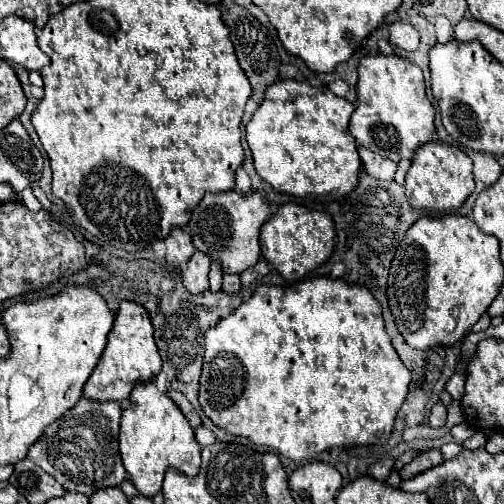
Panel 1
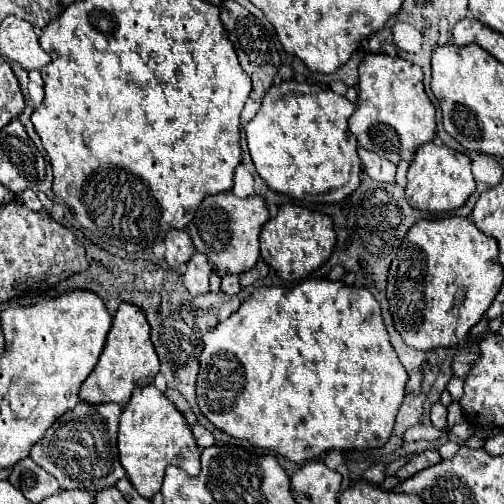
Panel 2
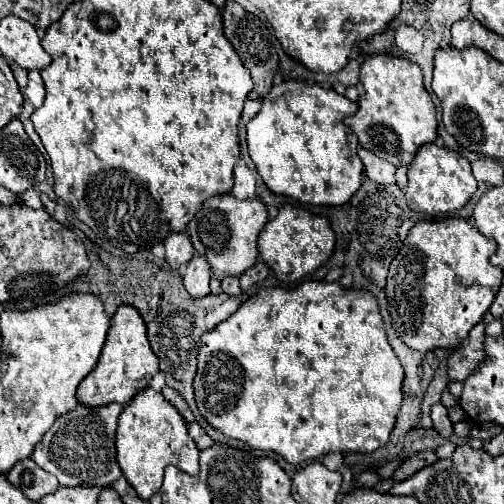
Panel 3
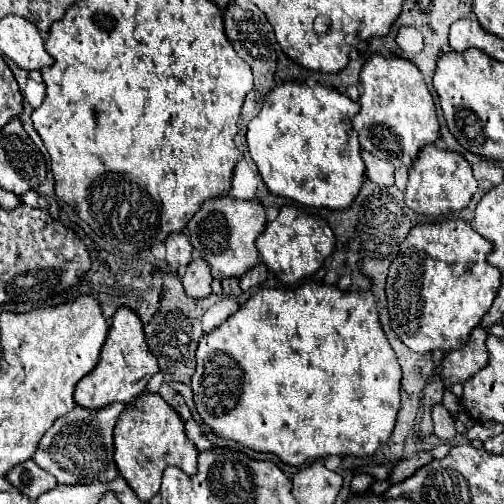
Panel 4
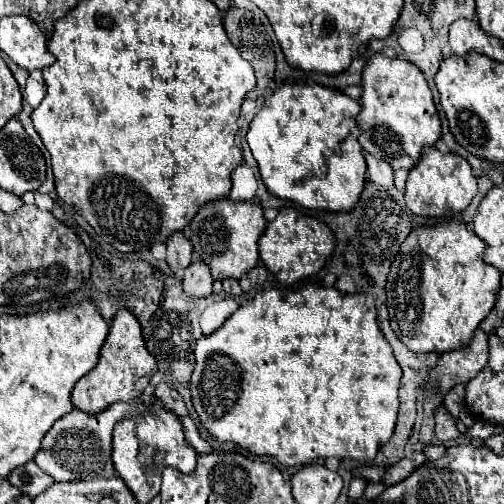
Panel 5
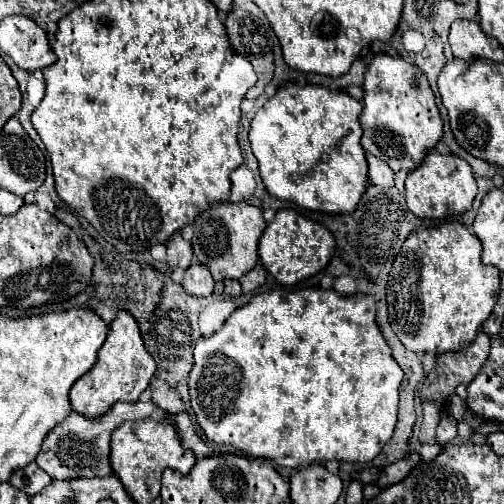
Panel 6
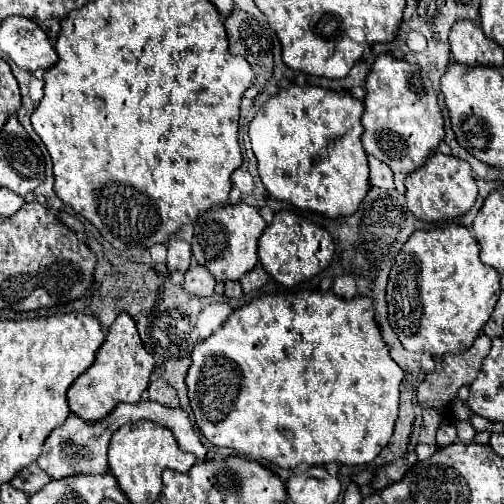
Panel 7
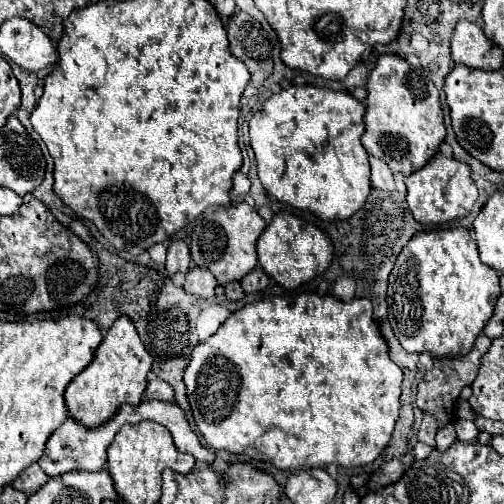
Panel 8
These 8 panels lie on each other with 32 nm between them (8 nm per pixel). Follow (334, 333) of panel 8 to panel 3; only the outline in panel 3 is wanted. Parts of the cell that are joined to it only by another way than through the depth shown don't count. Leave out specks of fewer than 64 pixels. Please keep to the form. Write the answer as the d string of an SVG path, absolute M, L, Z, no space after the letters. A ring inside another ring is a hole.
M308 280L294 288L260 288L228 320L220 322L210 332L204 332L202 348L198 352L198 372L194 380L194 392L198 410L208 420L210 426L214 426L216 430L220 430L230 438L250 444L252 448L272 450L290 464L302 464L308 460L316 460L328 452L372 452L384 446L390 438L396 414L402 404L402 384L404 384L404 368L396 352L392 352L392 346L388 344L388 336L382 324L376 298L368 290L342 288L340 282Z

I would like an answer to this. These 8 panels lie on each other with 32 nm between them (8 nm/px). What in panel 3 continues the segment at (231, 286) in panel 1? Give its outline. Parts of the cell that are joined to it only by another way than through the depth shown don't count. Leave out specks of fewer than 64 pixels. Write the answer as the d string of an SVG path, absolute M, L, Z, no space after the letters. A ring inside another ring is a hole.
M226 276L226 278L222 280L222 292L228 294L228 296L238 296L238 294L240 294L238 278L236 278L236 276Z

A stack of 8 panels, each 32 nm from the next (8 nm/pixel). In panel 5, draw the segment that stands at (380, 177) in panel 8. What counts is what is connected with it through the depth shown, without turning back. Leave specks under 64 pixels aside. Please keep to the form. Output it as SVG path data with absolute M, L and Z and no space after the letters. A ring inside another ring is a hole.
M364 152L364 160L366 160L366 164L368 164L366 176L368 176L370 182L380 184L380 186L384 186L384 188L394 186L394 168L392 168L388 162L384 162L384 160L368 154L368 152Z

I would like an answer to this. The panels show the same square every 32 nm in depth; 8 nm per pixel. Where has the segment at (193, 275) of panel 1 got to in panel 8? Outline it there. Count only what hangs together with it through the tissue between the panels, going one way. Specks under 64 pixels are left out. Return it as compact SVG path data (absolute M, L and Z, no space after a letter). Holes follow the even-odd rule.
M192 266L186 274L186 282L184 282L184 290L188 294L194 294L198 298L212 298L214 296L214 288L216 288L216 278L200 266Z

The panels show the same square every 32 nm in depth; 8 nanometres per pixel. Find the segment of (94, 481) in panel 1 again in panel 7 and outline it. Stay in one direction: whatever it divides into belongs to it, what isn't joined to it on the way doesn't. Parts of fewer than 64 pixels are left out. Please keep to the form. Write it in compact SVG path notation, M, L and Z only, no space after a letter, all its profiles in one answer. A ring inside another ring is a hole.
M148 400L148 402L138 402L138 404L116 404L116 408L106 418L102 418L98 422L86 422L80 416L70 414L62 426L58 426L56 430L50 432L50 436L44 442L42 454L38 456L36 462L50 478L56 478L56 480L60 480L64 476L66 478L76 476L76 474L104 474L104 472L110 472L108 470L108 444L110 444L112 432L118 430L126 422L136 422L136 420L144 420L144 418L168 426L174 432L174 436L178 438L178 446L184 452L192 452L198 460L214 458L214 450L208 448L206 444L202 444L202 440L194 432L194 426L192 426L188 414L182 408L170 410L170 408L164 408L164 406Z

